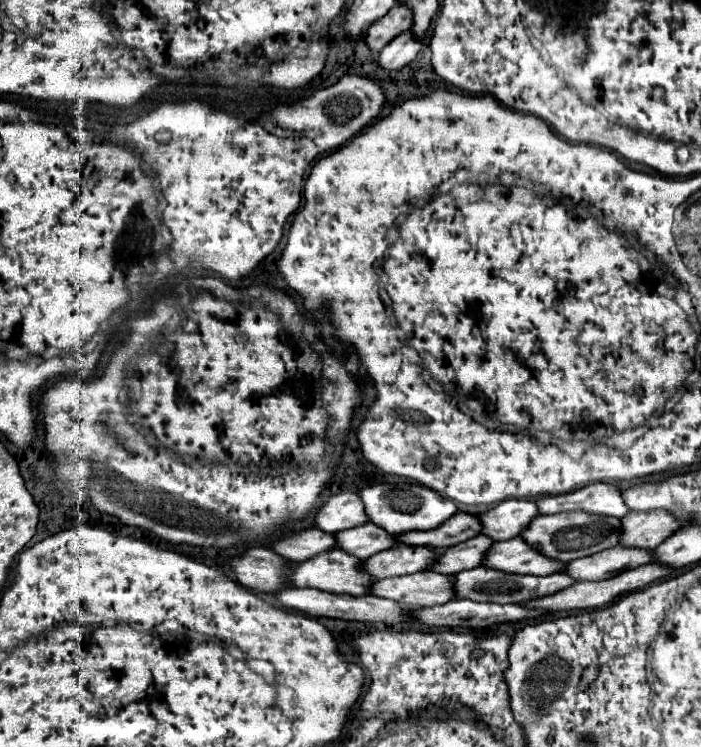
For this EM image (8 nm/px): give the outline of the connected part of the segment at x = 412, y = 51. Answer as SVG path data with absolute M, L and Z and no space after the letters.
M406 31L402 35L398 35L396 39L392 39L392 43L388 43L376 63L380 69L386 69L386 71L398 71L402 69L404 65L408 65L420 51L420 43L412 39L412 33Z

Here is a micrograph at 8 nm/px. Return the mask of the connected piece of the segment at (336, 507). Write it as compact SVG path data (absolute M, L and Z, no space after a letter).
M350 491L332 495L314 515L314 525L324 533L338 533L344 529L352 529L366 521L368 519L362 511L362 501L358 501L356 493Z

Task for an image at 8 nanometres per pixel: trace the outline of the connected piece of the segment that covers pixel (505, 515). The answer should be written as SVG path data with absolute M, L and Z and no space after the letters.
M508 499L478 515L482 525L482 535L492 541L504 541L518 537L524 531L526 523L538 515L538 507L528 499Z

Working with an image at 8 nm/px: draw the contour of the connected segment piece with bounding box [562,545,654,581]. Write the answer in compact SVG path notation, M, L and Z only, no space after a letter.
M610 547L606 551L600 551L596 555L588 555L582 559L574 559L562 569L562 573L570 575L576 581L602 581L610 579L626 569L634 569L646 563L652 563L650 549L638 551L638 549L626 549L626 547Z

